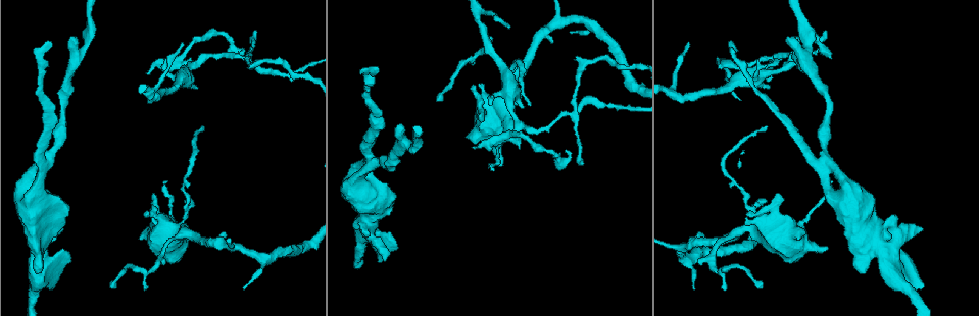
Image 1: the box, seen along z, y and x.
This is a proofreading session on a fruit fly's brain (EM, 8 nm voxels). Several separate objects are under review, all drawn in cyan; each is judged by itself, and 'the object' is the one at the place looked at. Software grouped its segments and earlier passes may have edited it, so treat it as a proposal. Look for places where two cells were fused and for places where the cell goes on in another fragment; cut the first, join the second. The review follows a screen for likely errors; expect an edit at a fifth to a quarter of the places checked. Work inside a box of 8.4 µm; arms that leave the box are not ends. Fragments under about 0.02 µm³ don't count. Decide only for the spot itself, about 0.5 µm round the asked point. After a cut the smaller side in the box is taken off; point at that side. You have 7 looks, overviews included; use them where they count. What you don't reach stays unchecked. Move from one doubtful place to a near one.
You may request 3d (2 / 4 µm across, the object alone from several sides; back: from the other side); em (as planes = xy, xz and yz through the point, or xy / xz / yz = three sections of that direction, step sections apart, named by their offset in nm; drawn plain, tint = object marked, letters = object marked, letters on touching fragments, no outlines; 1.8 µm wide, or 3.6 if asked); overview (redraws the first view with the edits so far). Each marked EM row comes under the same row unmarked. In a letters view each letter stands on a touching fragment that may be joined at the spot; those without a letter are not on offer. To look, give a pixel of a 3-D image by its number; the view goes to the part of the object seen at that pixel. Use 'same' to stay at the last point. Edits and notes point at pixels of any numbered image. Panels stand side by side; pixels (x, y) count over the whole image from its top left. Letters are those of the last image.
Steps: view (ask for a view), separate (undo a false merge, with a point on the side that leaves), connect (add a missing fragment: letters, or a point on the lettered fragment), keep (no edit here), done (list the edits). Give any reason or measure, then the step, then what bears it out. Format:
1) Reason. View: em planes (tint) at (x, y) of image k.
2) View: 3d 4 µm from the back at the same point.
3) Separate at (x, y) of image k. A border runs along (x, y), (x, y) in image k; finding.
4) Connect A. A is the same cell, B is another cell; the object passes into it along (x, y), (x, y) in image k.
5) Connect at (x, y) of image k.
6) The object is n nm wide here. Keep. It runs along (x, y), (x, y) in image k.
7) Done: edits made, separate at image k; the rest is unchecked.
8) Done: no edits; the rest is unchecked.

Thick turns thin. View: 3d 4 µm from the back at (504, 103) of image 1.

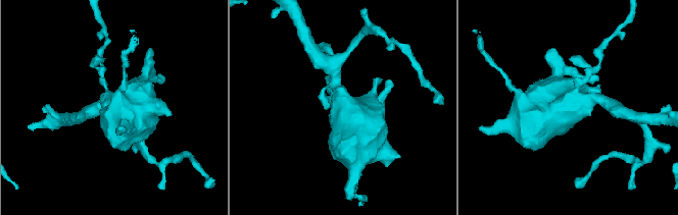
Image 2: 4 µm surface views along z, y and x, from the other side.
View: em 3.6 µm planes (tint) at (575, 103) of image 2.

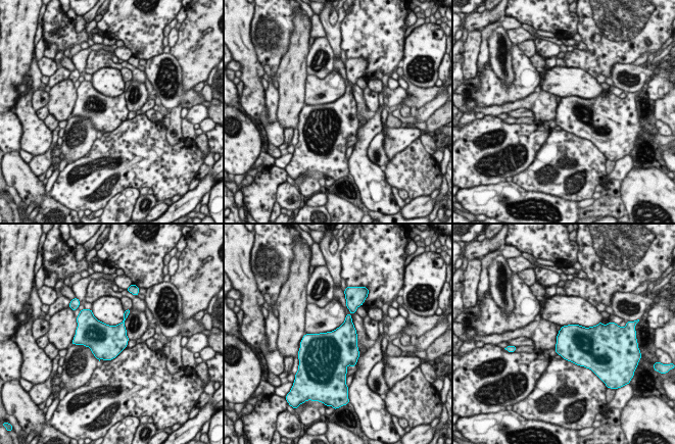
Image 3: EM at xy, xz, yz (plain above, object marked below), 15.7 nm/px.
See the neighbours. View: em 3.6 µm planes (letters) at the same point.

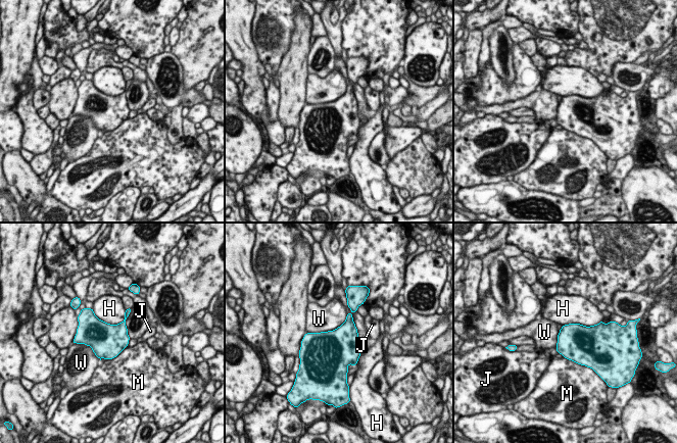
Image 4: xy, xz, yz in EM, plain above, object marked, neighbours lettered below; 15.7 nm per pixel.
The object is 550 nm wide here. Keep. H, J, M and W are other cells; a border runs along (347, 313), (333, 330), (306, 333) in image 4; one cell here.

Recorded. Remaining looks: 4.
Four-way junction. View: em xy step 8 (tint) at (788, 64) of image 1.

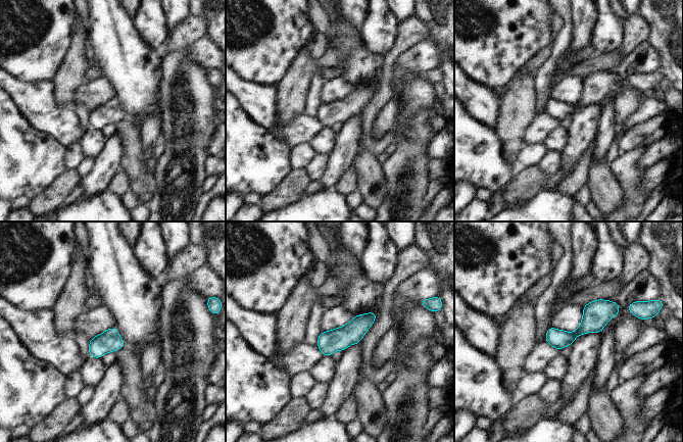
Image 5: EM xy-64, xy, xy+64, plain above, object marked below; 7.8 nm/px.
View: em planes (letters) at the same point.

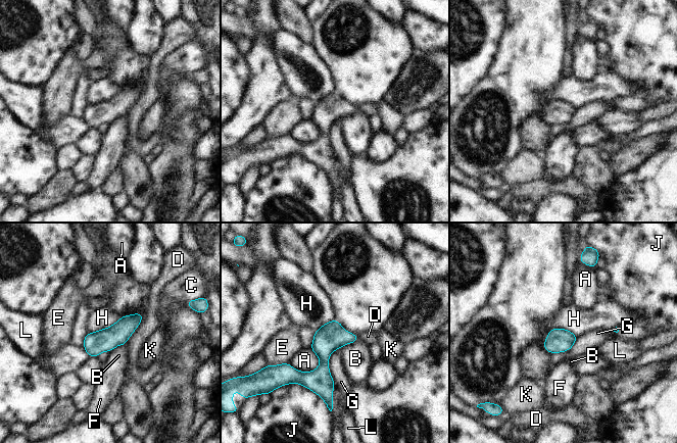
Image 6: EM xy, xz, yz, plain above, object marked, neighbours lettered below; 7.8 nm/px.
Keep. A, B, C, D, E, F, G, H, J, K and L are other cells; one cell here.

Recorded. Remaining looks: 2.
Free end. View: em 3.6 µm xy step 8 (letters) at (390, 231) of image 1.

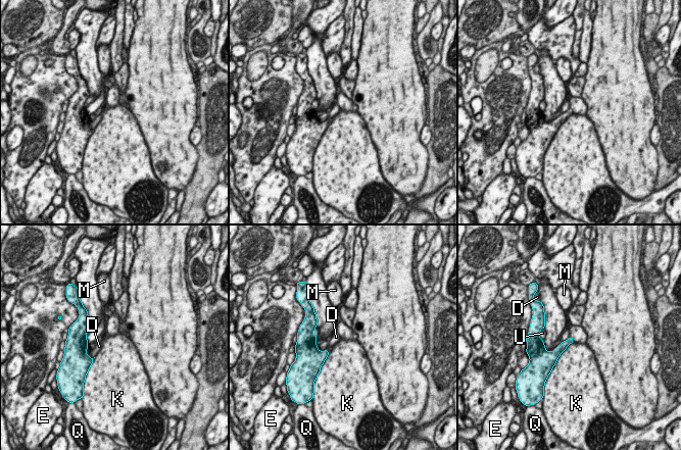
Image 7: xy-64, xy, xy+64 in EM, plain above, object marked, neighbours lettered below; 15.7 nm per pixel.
View: em 3.6 µm planes (letters) at the same point.

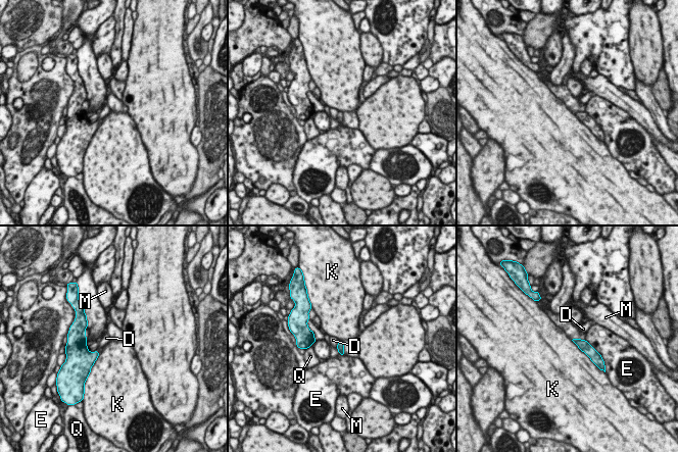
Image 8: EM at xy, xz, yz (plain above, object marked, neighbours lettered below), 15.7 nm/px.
Keep. D, E, K, M and Q are other cells; a border runs along (571, 340), (595, 365) in image 8; none of them fits.

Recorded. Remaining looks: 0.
Done: no edits; the rest is unchecked.

